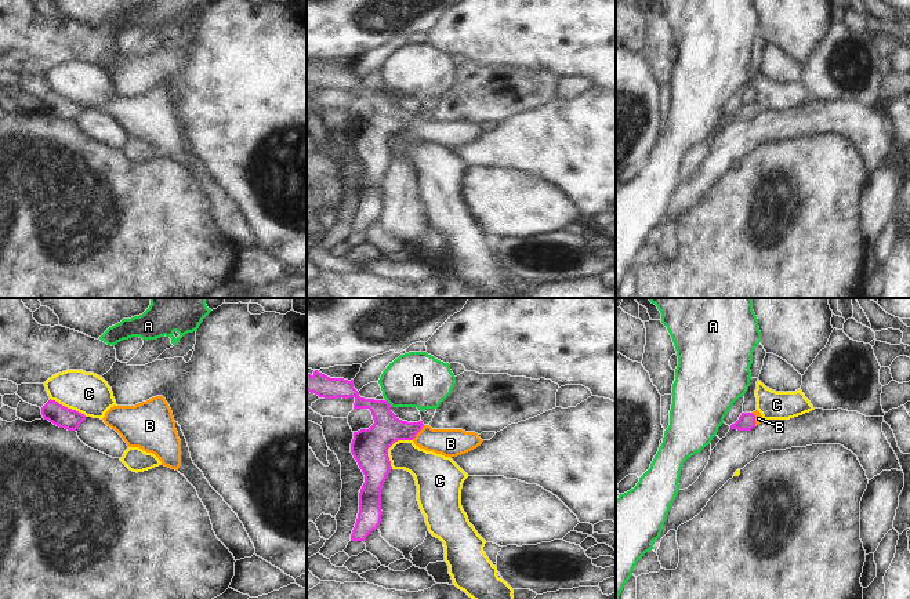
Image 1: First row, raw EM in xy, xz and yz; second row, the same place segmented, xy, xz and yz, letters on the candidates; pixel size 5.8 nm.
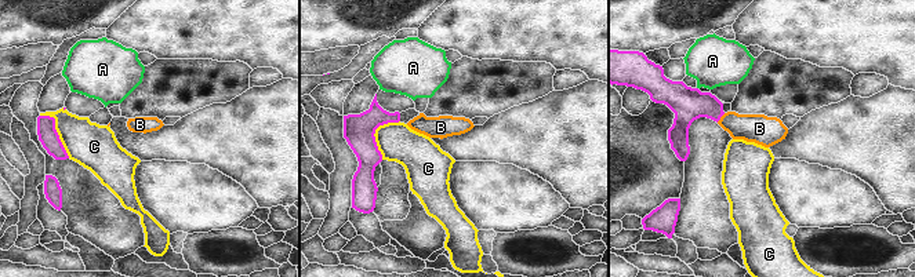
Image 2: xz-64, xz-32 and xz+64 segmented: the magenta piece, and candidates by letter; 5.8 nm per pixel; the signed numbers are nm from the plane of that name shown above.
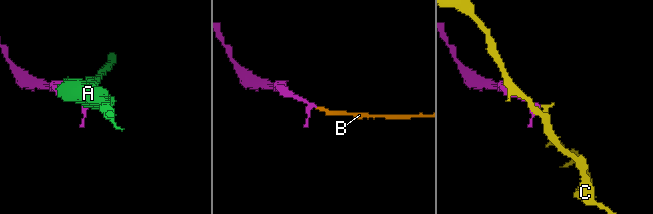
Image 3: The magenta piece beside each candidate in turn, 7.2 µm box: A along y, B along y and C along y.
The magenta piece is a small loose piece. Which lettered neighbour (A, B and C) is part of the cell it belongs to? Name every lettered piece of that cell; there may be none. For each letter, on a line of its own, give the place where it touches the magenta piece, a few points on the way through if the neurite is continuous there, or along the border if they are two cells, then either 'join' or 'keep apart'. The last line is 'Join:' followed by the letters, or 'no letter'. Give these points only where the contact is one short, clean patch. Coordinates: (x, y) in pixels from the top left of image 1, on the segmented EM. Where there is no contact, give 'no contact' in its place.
A: xz (388, 403) | along xz (385, 399), (392, 406) | keep apart
B: xz (419, 431) | across xz (387, 429), (419, 431), (428, 439), (450, 443) | join
C: xz (390, 446) | along xz (412, 439), (398, 439), (388, 449), (391, 468) | keep apart
Join: B

